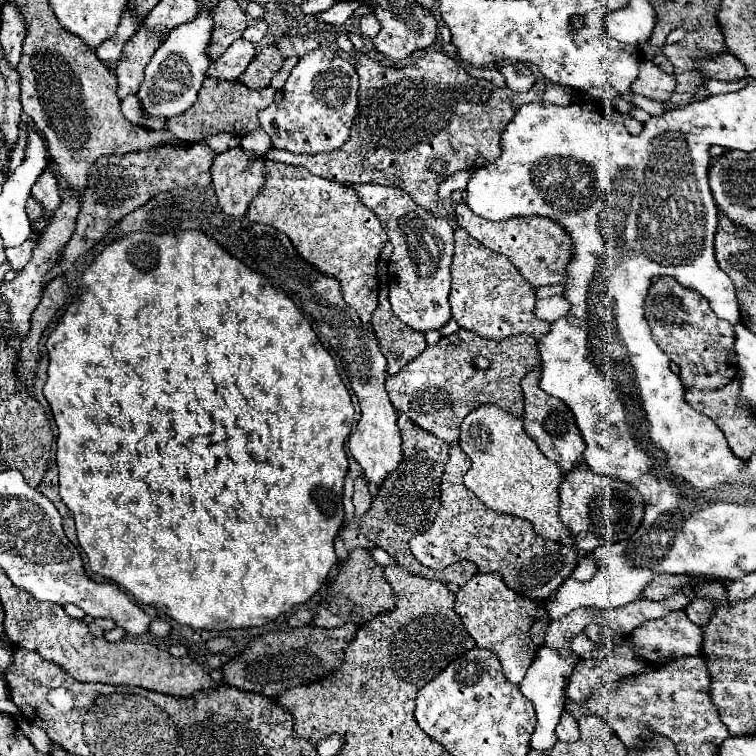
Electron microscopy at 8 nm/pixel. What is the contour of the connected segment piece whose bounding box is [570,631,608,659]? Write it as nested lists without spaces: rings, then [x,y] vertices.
[[[578,633],[572,637],[570,647],[574,653],[578,653],[582,659],[596,659],[596,657],[604,657],[608,651],[590,651],[590,639],[586,637],[586,633]]]

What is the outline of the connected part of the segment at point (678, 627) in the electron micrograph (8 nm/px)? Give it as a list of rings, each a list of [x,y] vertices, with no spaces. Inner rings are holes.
[[[685,610],[668,613],[664,619],[646,621],[632,633],[632,651],[650,663],[660,663],[662,659],[674,661],[676,657],[700,655],[700,645],[702,645],[702,629],[688,621]]]

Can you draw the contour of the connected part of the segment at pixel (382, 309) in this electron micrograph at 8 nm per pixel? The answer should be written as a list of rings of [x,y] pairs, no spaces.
[[[380,287],[378,307],[372,313],[372,329],[378,339],[380,351],[388,359],[388,375],[396,375],[406,363],[426,349],[426,339],[420,331],[404,325],[390,307],[388,287]]]

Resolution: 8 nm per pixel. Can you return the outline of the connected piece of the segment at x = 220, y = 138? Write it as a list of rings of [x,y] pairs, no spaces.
[[[220,133],[220,135],[214,135],[214,137],[206,137],[204,139],[216,153],[224,153],[226,149],[232,149],[232,147],[238,147],[240,145],[240,139],[238,137],[232,137],[230,133]]]

